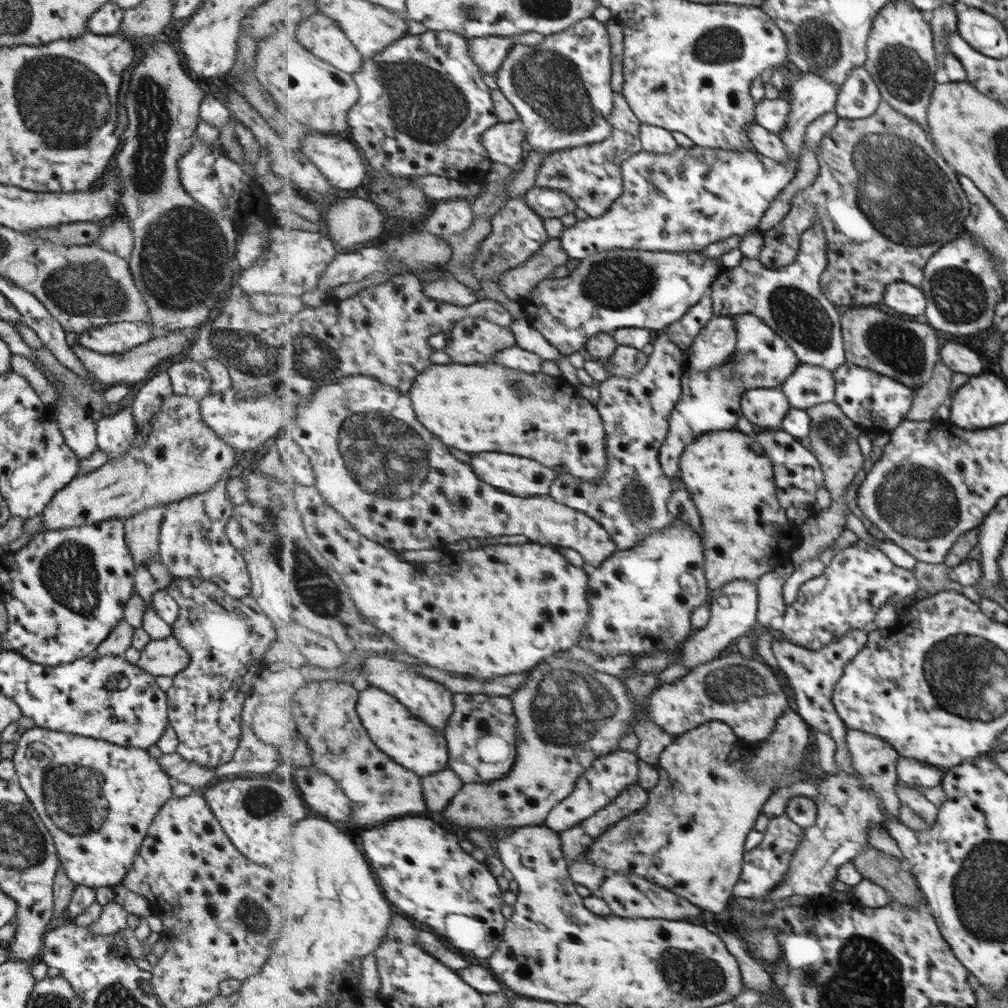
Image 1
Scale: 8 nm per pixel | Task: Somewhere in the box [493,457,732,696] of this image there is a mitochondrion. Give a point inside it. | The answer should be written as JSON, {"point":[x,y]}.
{"point":[637,503]}

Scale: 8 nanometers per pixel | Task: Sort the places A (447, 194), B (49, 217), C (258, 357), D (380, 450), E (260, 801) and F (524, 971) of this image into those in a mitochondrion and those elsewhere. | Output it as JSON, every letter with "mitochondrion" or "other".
{"A":"other","B":"other","C":"mitochondrion","D":"mitochondrion","E":"mitochondrion","F":"other"}

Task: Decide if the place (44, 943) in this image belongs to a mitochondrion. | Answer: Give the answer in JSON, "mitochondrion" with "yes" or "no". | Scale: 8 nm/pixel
{"mitochondrion":"no"}

